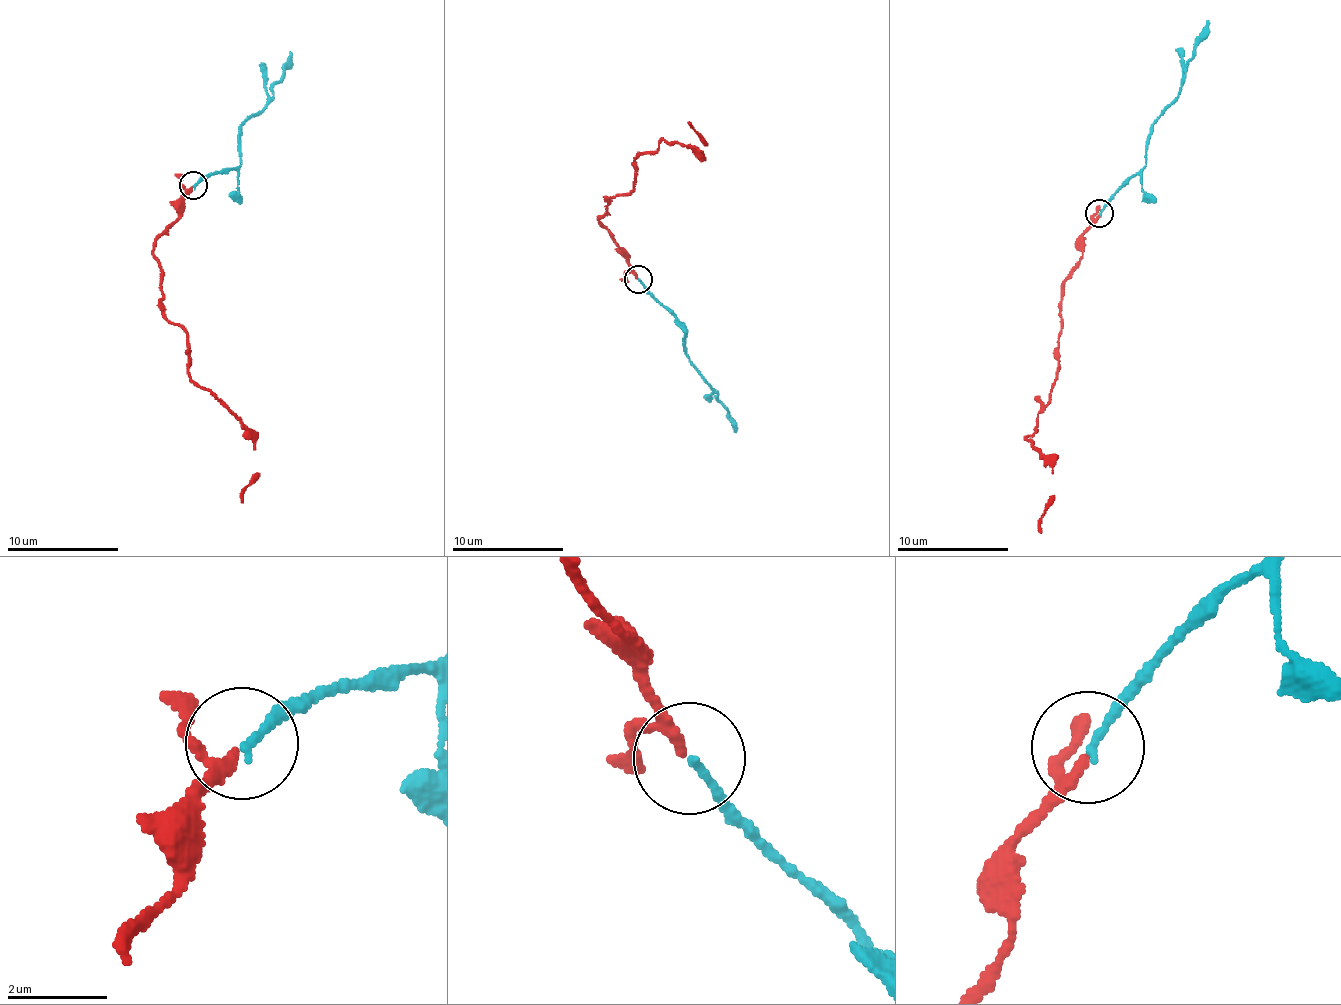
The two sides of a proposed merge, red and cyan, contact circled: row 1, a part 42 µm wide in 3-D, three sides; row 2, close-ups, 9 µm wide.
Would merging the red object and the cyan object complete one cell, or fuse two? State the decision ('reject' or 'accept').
accept

